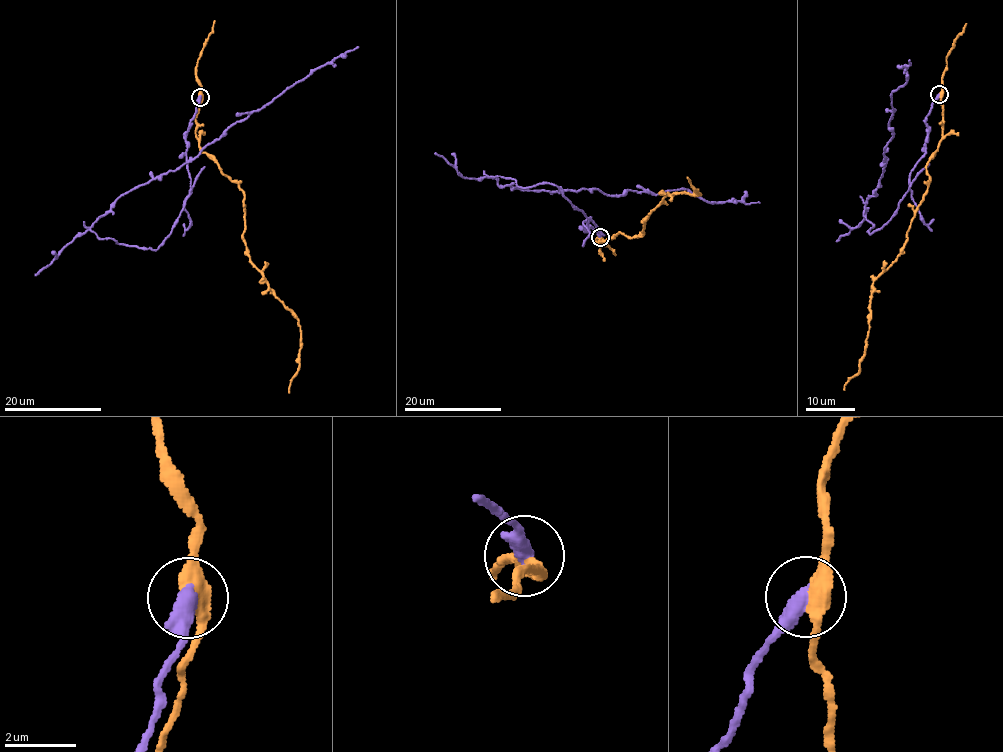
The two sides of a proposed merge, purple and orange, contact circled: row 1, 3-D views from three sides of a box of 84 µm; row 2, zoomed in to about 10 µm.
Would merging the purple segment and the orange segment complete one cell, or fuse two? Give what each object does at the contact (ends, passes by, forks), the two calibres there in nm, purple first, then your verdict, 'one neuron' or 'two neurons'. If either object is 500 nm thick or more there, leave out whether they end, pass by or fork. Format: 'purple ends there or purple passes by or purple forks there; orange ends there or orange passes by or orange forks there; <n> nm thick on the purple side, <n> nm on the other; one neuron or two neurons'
500 nm thick on the purple side, 440 nm on the other; two neurons

